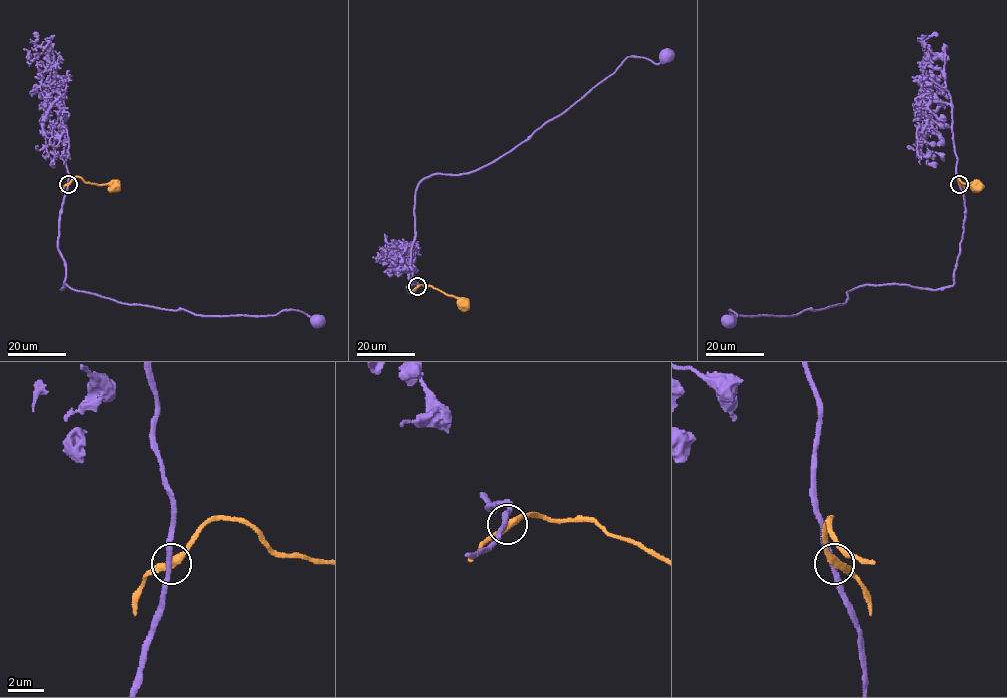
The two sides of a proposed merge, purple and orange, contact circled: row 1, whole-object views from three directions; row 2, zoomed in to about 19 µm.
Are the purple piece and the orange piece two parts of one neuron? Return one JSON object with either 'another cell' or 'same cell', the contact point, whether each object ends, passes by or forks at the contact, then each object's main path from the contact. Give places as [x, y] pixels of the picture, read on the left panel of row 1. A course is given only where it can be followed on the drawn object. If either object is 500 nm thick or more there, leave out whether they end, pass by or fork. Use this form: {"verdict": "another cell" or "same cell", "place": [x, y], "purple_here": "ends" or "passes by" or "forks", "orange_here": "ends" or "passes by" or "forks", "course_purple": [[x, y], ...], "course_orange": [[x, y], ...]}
{"verdict": "another cell", "place": [68, 184], "purple_here": "passes by", "orange_here": "passes by", "course_purple": [[68, 184], [59, 223], [62, 289], [65, 284], [123, 303], [196, 314], [298, 310], [317, 321]], "course_orange": [[68, 184], [75, 177], [80, 177], [85, 182], [112, 185]]}

